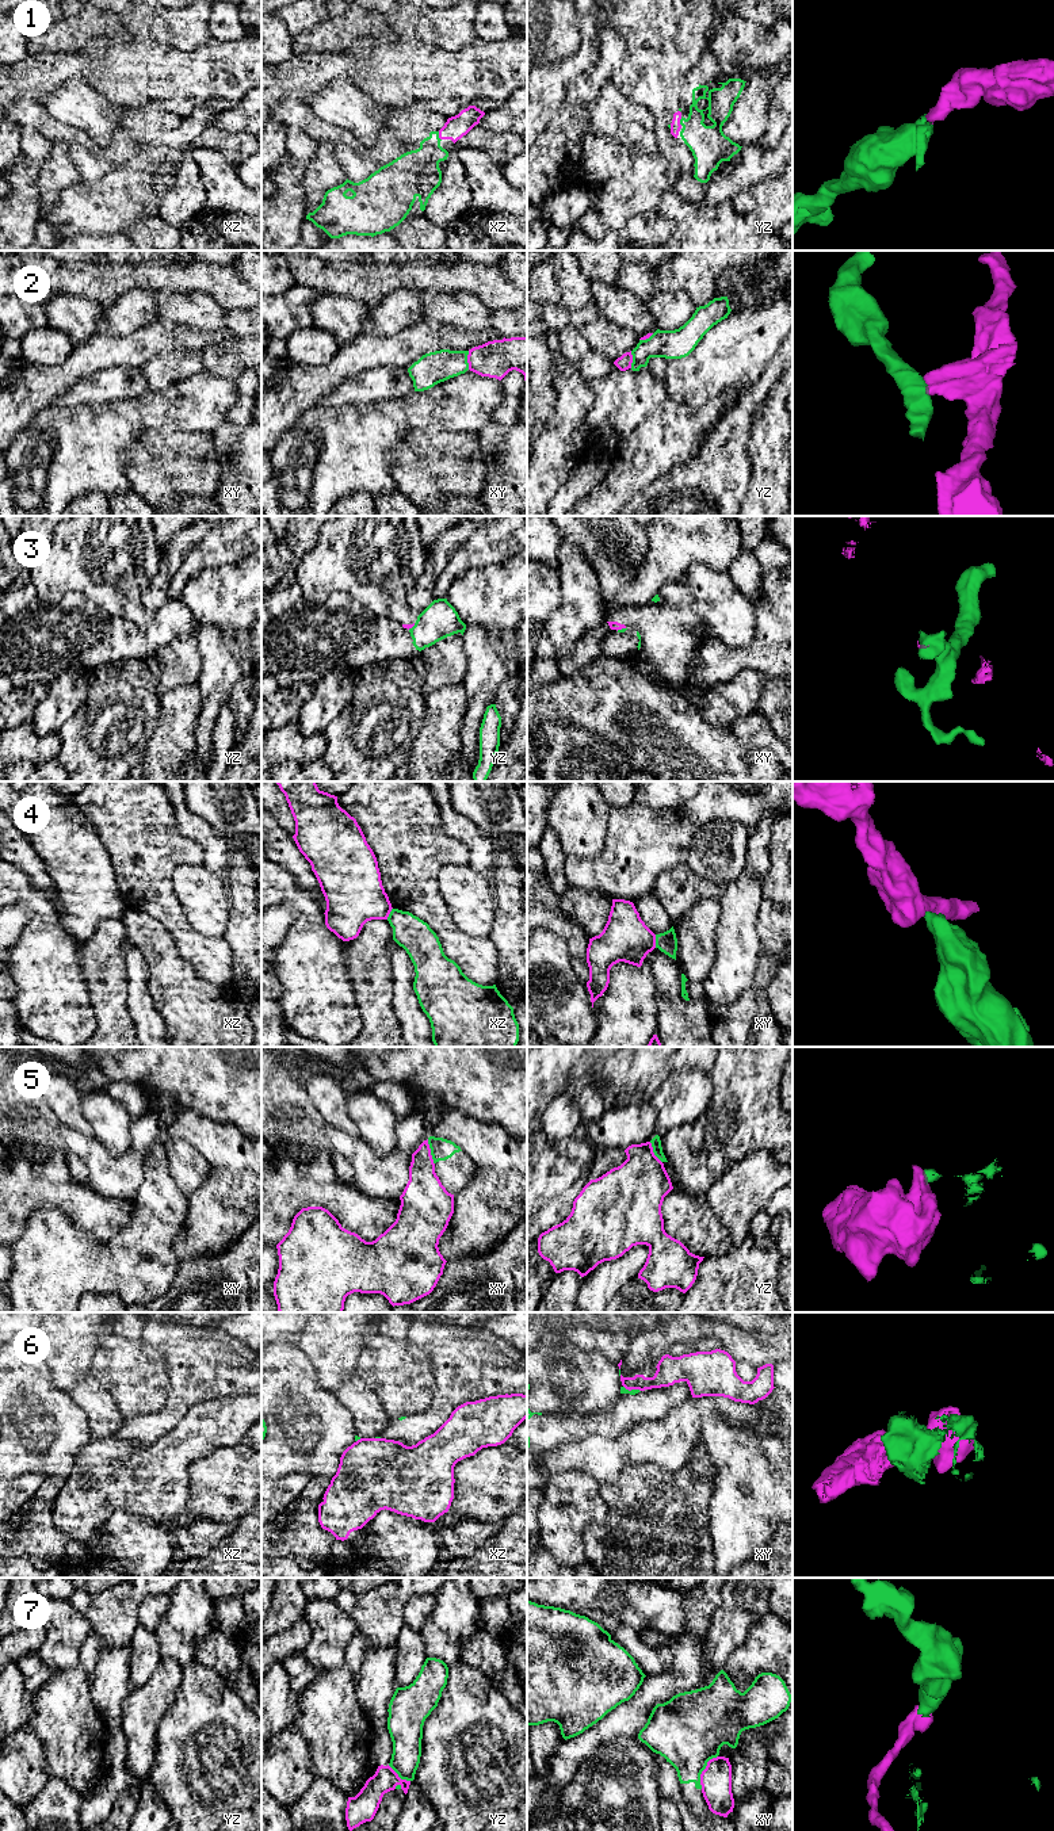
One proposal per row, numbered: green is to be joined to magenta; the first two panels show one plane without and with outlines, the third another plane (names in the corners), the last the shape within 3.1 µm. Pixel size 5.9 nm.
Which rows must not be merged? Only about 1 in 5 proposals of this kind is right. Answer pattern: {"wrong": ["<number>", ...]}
{"wrong": ["2", "3", "4", "5", "6", "7"]}

